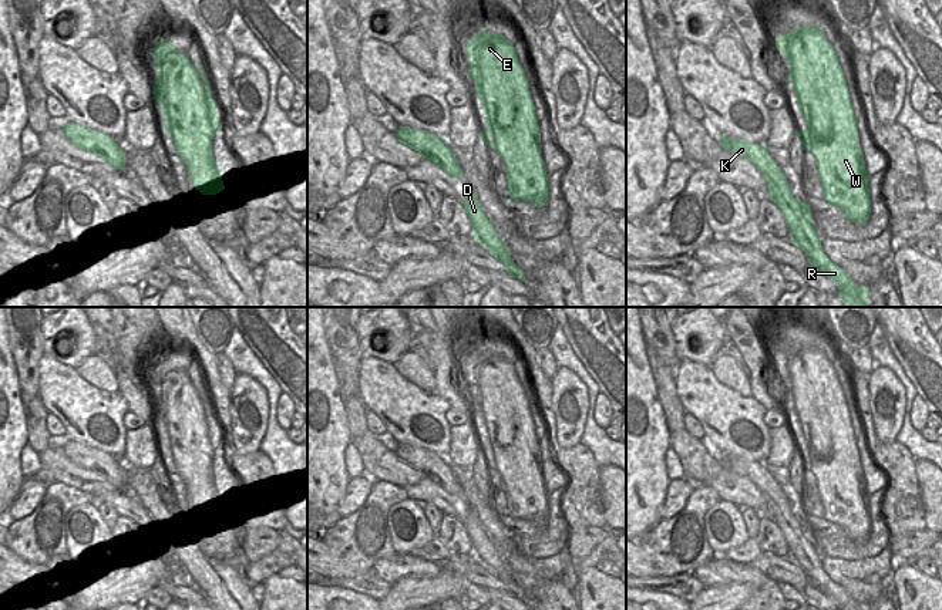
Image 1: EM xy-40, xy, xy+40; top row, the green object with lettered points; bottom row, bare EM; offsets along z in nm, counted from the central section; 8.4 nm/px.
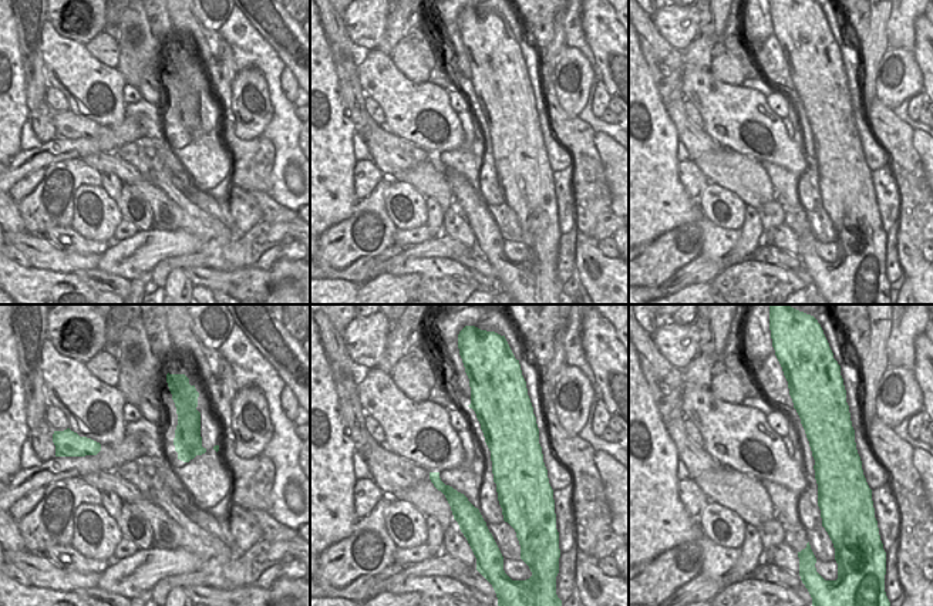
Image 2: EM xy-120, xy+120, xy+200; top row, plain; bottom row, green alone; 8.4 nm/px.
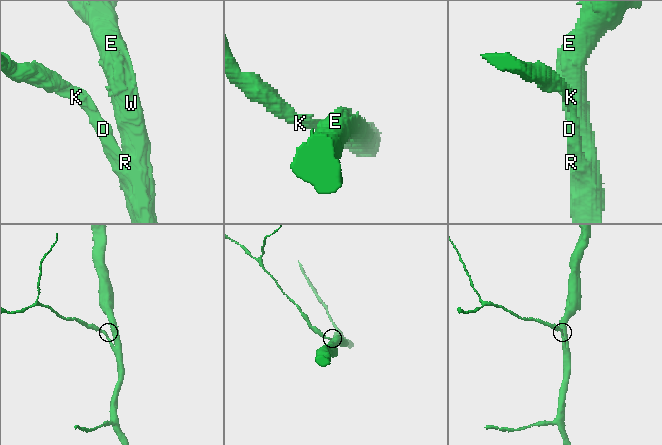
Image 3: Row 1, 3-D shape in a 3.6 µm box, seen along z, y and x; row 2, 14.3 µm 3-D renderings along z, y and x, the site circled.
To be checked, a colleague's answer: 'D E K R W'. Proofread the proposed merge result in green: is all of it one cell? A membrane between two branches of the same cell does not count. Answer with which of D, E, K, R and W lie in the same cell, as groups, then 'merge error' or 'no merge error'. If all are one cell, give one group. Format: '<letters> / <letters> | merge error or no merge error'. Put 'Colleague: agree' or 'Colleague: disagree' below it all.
D E K R W | no merge error
Colleague: agree

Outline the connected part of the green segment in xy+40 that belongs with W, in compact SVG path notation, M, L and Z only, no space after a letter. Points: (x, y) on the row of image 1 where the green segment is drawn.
M801 26L785 36L777 34L776 47L790 65L790 75L784 81L793 82L797 105L807 125L795 134L801 139L803 151L810 151L815 158L824 200L840 208L851 222L865 223L871 213L867 185L869 176L847 80L832 44L825 38L822 28Z

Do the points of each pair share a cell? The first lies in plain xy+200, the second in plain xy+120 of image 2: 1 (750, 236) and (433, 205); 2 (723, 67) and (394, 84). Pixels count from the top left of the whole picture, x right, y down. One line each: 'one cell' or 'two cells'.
1: one cell
2: two cells

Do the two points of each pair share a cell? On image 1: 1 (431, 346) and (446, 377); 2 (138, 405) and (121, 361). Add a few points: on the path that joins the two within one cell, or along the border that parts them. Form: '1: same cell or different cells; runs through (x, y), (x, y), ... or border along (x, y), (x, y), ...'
1: same cell; runs through (438, 353), (444, 360), (444, 370)
2: same cell; runs through (135, 394), (125, 373)

